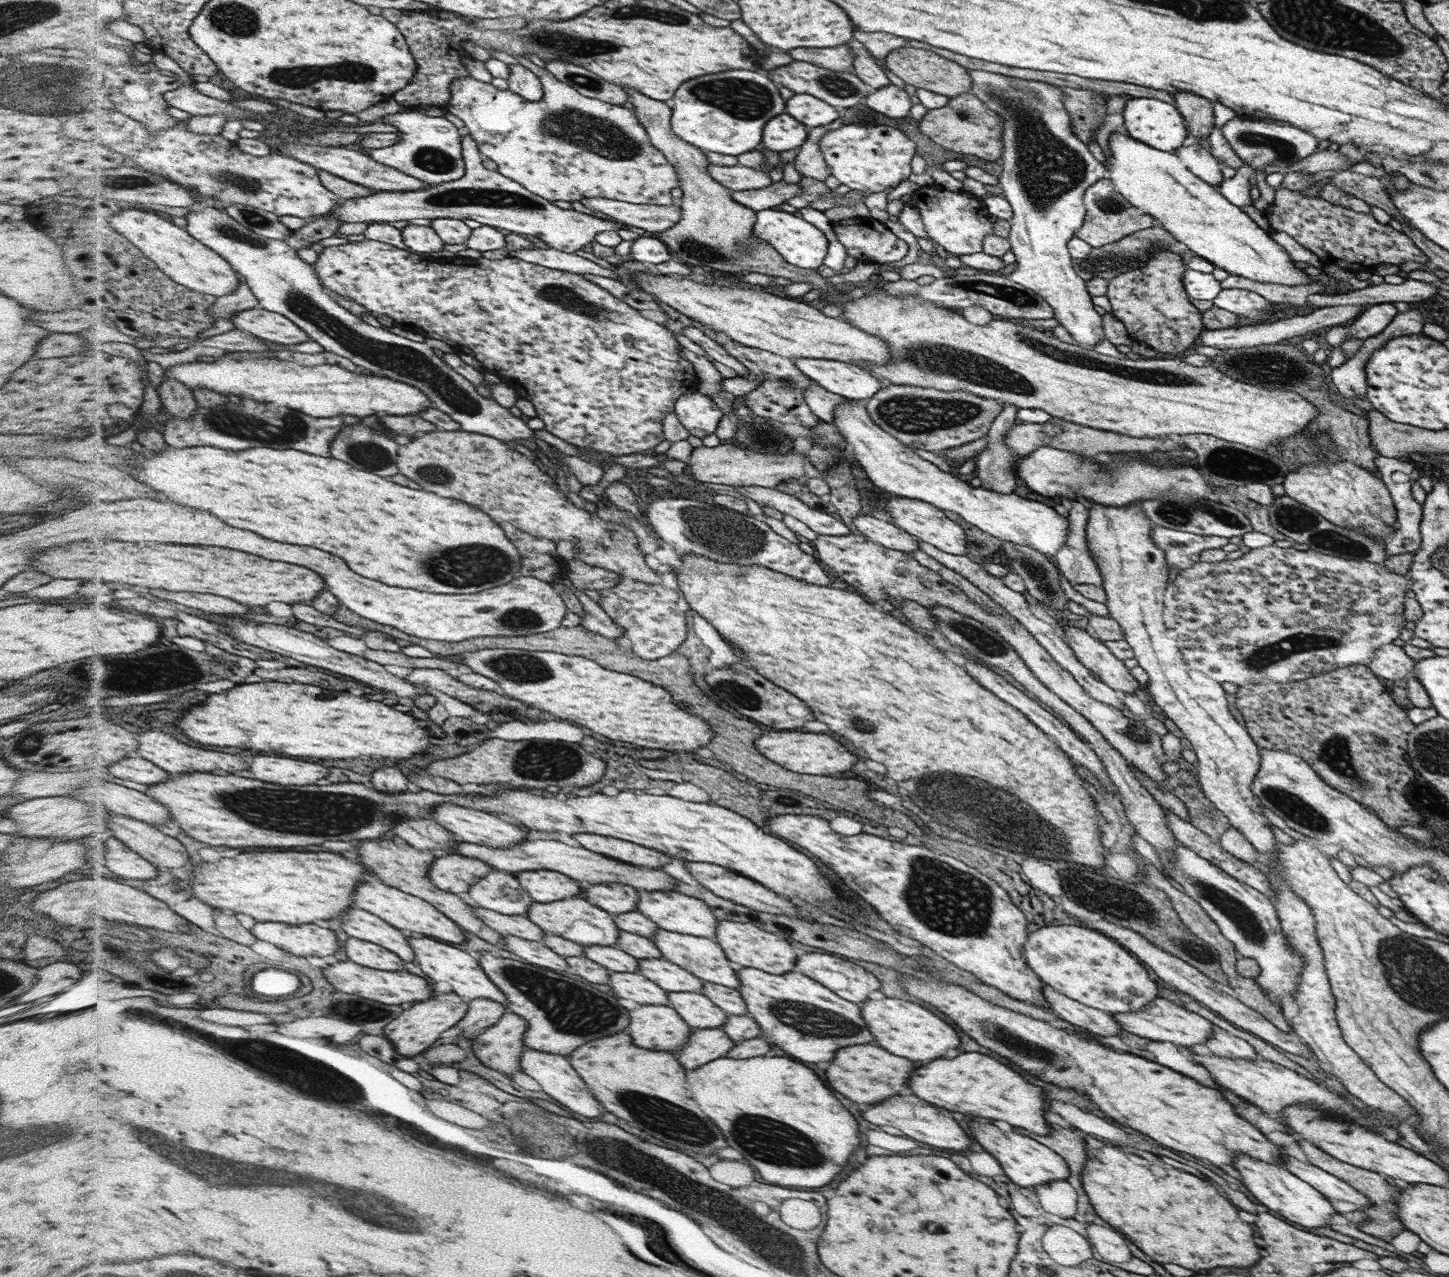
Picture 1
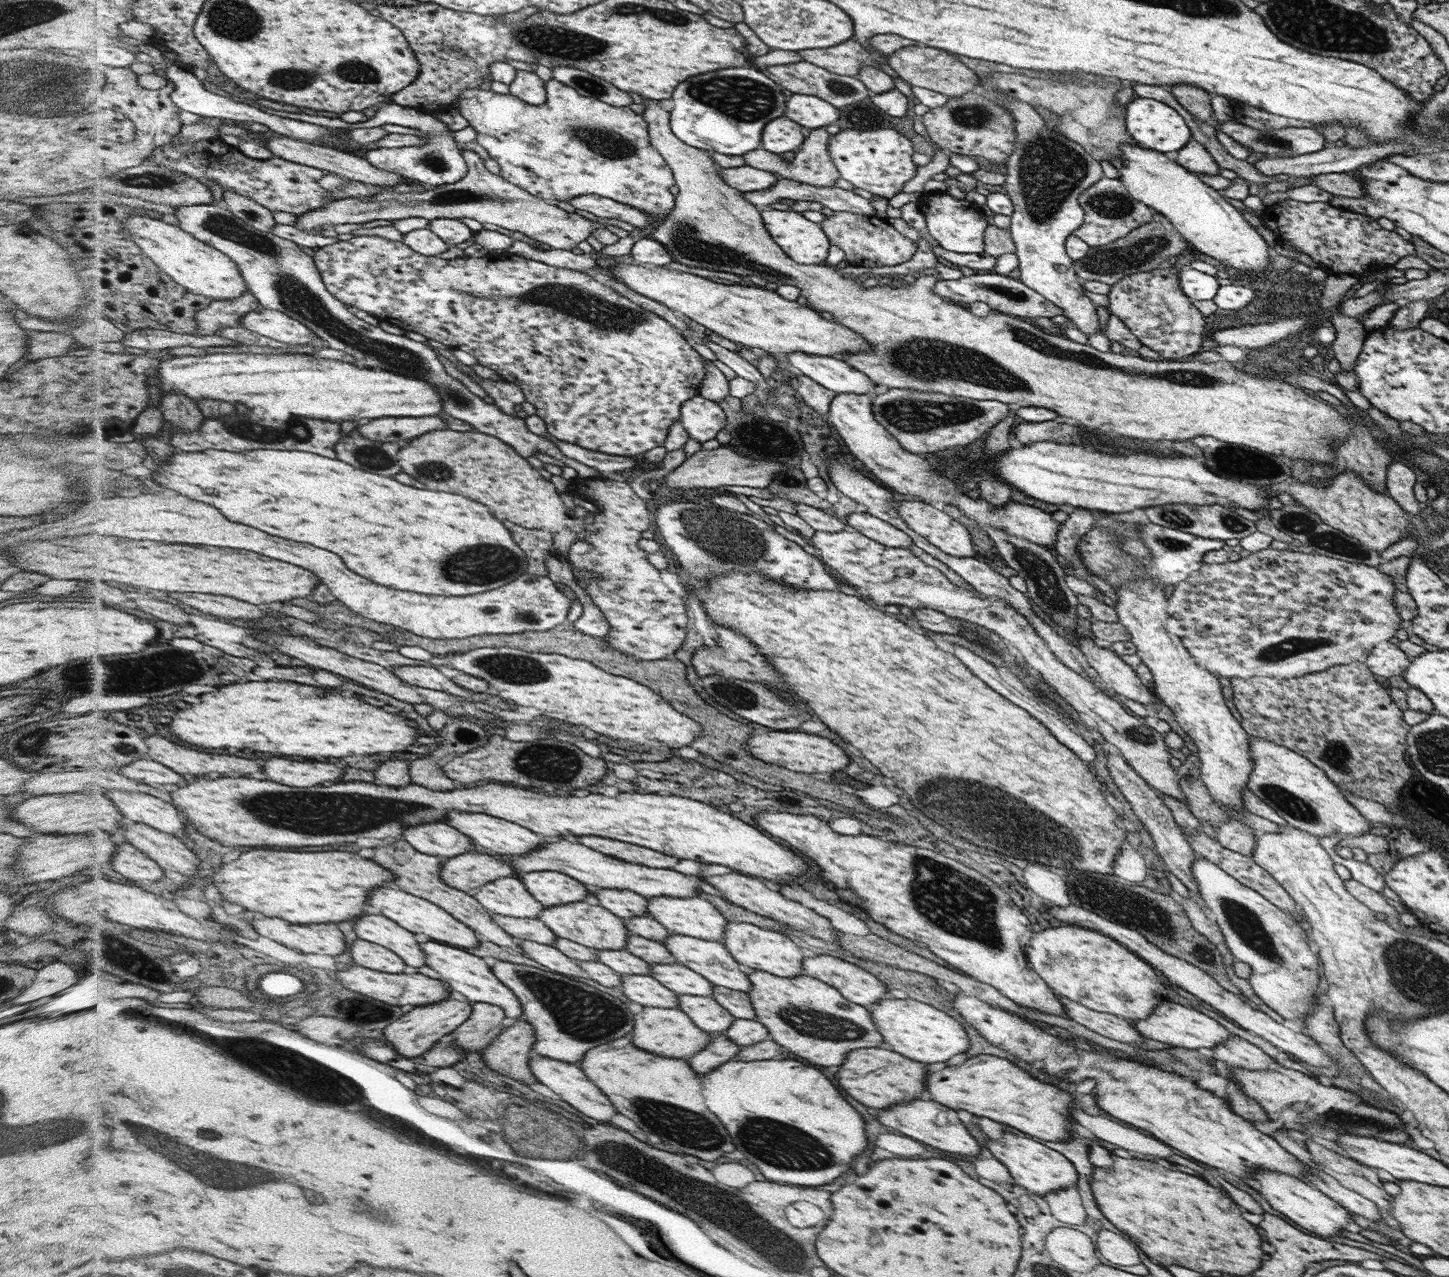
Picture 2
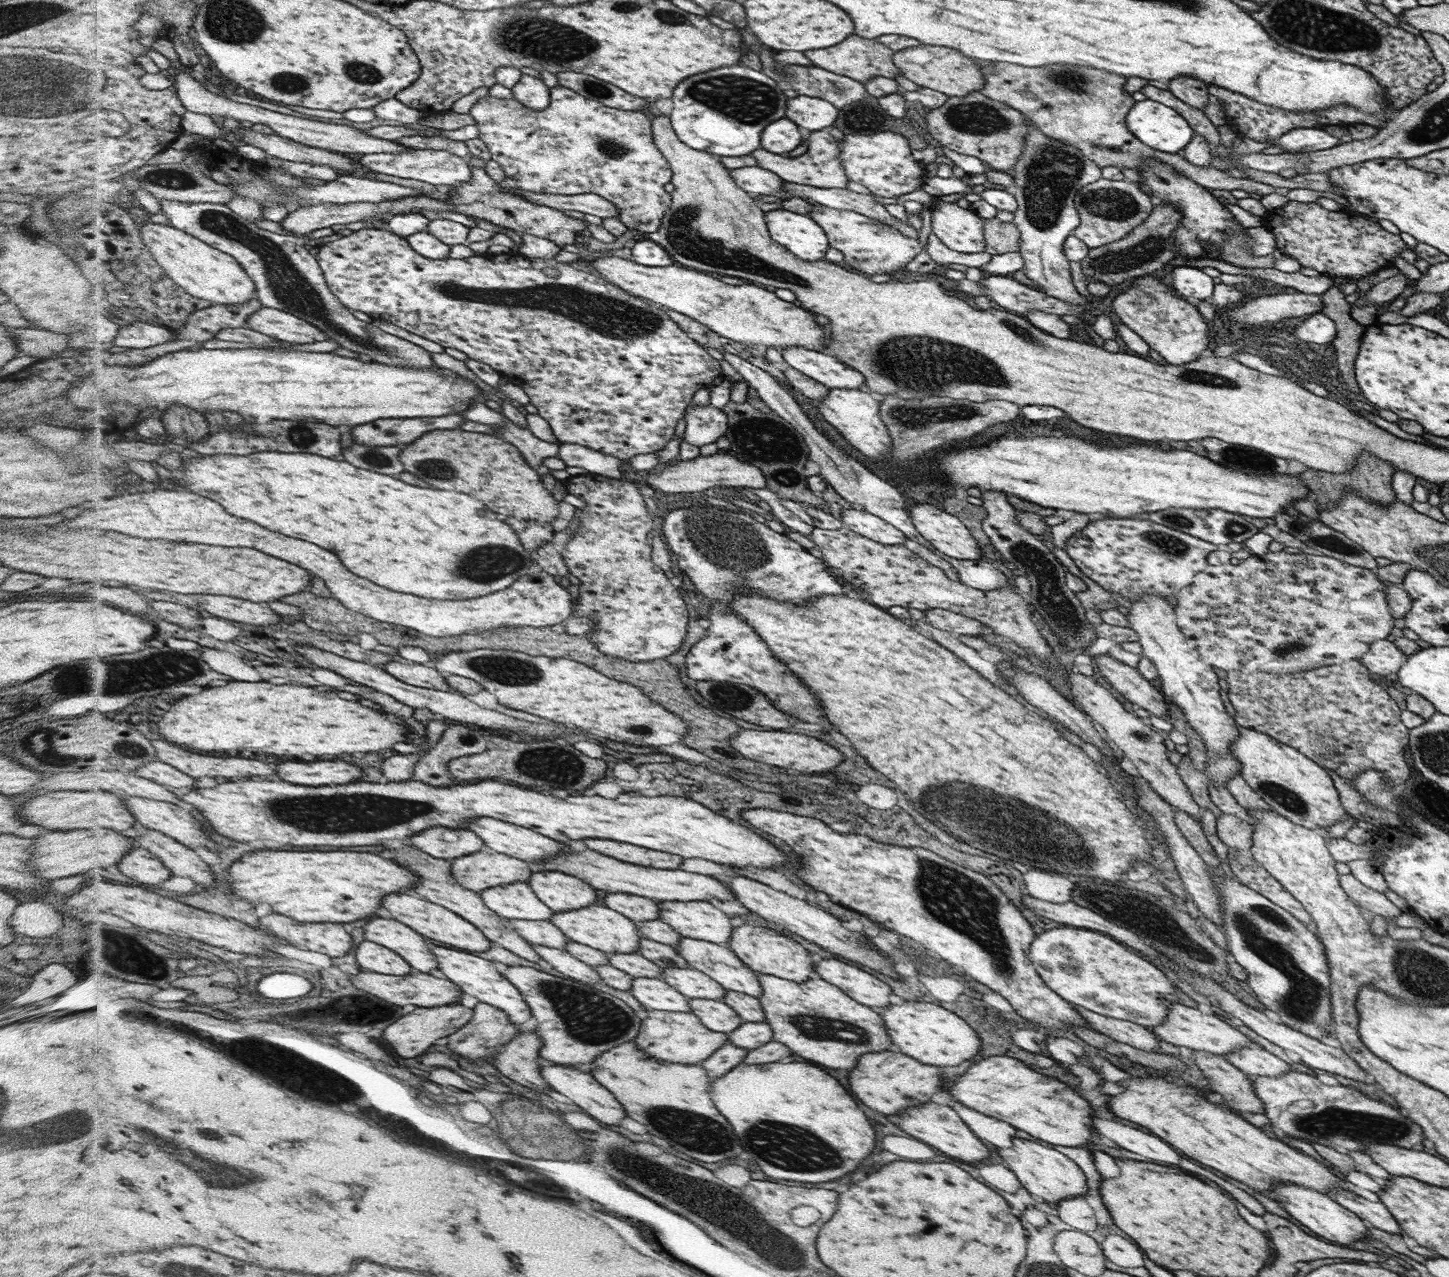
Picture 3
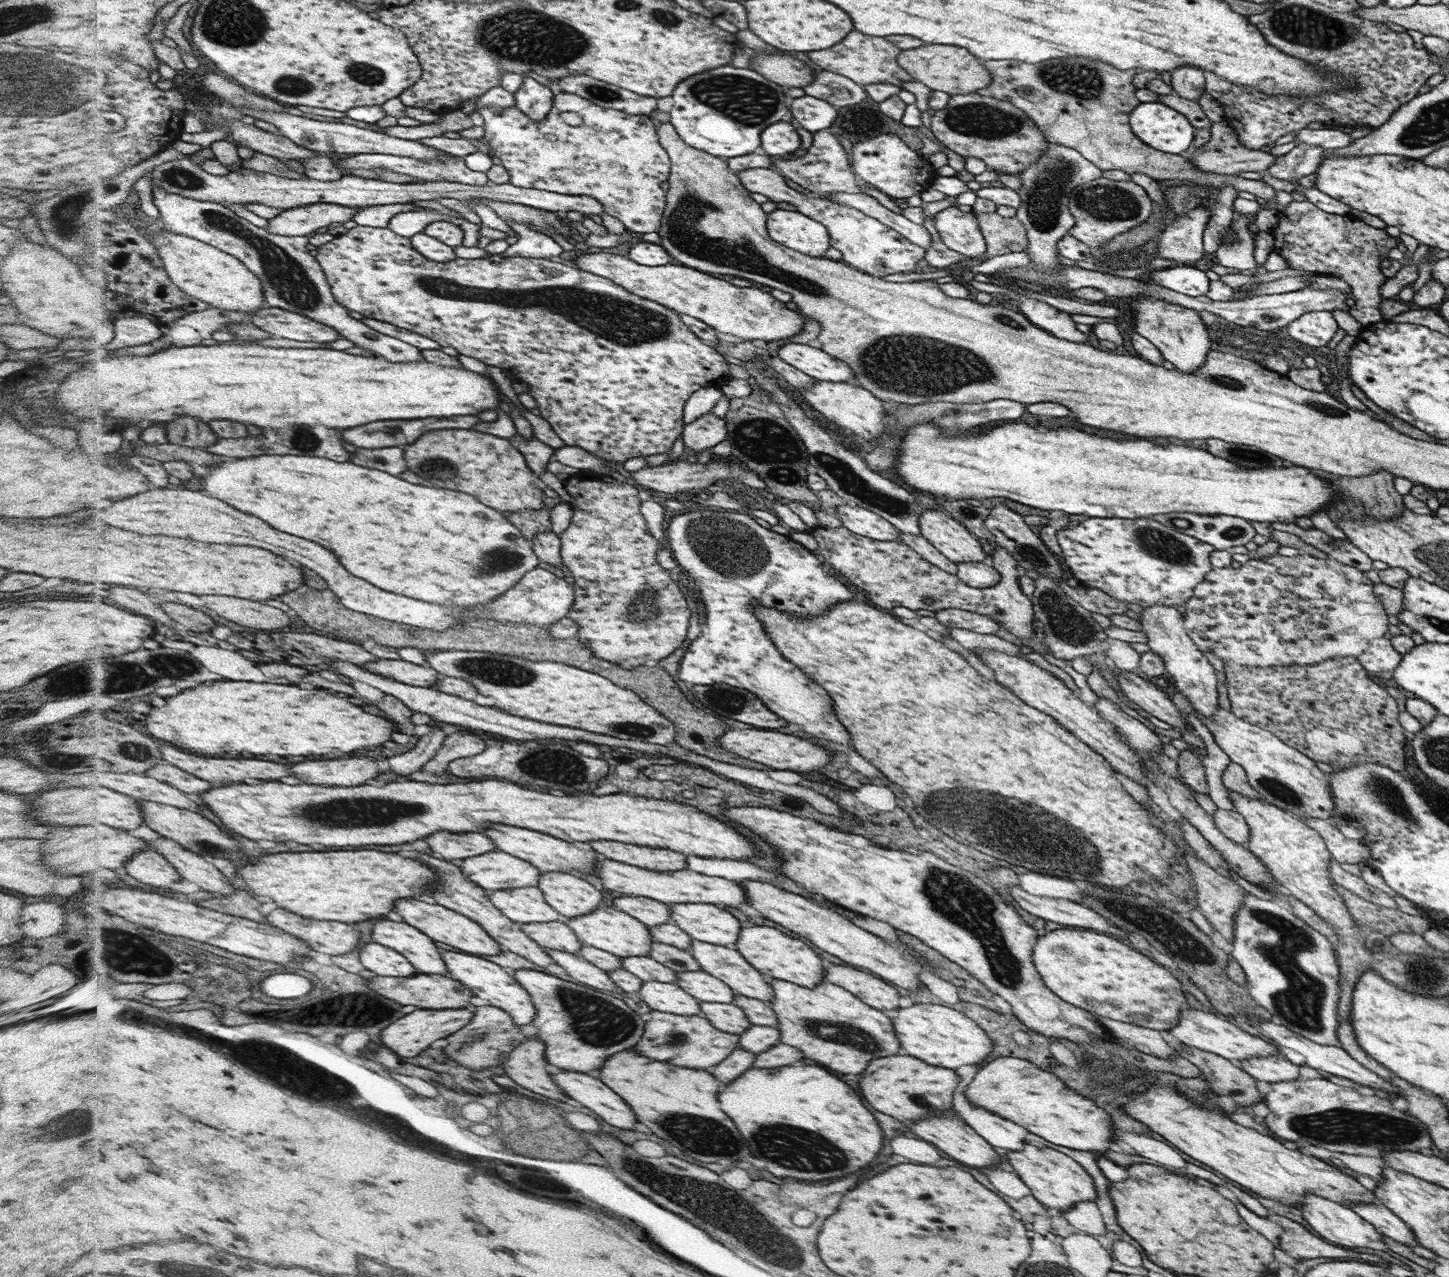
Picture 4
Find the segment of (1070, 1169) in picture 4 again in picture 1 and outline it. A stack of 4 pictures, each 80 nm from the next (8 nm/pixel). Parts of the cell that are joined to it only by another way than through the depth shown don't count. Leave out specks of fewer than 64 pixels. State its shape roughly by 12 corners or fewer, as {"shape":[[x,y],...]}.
{"shape":[[972,1121],[975,1141],[1004,1177],[1033,1190],[1071,1172],[1044,1143]]}

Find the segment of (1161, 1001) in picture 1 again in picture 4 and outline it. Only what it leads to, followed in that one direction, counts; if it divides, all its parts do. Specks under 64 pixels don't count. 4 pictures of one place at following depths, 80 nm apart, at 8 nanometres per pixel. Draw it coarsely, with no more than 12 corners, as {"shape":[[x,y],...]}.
{"shape":[[1187,1007],[1168,1033],[1235,1063],[1280,1047],[1216,1012]]}

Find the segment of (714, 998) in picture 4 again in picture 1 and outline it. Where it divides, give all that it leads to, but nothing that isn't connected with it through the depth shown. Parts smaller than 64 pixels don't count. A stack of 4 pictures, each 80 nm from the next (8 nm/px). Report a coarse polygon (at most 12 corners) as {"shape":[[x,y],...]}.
{"shape":[[640,959],[638,973],[668,993],[701,993],[704,980],[665,959]]}

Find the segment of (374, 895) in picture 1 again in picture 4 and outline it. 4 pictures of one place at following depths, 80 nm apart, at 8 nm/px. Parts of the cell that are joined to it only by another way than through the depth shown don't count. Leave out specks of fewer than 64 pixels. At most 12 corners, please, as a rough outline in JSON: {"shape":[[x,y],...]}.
{"shape":[[402,898],[393,911],[450,949],[504,952],[475,920],[429,899]]}

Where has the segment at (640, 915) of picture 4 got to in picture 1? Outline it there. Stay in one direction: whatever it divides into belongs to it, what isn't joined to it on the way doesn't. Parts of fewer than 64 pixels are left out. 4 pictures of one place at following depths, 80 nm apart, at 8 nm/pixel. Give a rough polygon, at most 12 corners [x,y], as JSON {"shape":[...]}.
{"shape":[[584,881],[588,903],[611,915],[638,911],[638,891],[620,883]]}

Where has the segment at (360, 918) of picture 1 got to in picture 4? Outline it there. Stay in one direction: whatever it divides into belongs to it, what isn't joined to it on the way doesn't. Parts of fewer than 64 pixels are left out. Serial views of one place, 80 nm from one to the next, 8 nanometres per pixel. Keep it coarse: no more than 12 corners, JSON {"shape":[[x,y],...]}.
{"shape":[[380,919],[372,940],[405,956],[420,974],[447,972],[430,936]]}

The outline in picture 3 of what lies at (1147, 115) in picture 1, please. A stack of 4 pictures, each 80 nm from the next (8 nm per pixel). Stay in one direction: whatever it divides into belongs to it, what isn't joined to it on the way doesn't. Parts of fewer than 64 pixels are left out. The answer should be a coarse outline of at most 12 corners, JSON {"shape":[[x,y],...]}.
{"shape":[[1136,101],[1127,126],[1140,142],[1179,153],[1195,132],[1173,108]]}

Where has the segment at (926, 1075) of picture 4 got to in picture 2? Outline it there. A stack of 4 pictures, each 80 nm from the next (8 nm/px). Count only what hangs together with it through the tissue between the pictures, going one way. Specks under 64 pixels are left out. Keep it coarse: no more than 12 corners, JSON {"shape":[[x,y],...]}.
{"shape":[[858,1048],[836,1072],[860,1104],[920,1098],[928,1068],[884,1048]]}

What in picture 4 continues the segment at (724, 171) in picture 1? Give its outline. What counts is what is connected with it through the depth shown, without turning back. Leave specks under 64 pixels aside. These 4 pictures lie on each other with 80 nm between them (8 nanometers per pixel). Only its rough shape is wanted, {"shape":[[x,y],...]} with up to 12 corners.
{"shape":[[739,172],[770,201],[827,227],[841,261],[878,278],[915,272],[925,248],[875,218],[789,183]]}

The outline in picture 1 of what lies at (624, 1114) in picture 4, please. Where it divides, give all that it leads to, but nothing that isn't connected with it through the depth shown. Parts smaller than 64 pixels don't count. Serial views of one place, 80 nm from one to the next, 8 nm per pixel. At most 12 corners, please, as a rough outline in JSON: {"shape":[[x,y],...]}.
{"shape":[[526,1048],[522,1070],[573,1113],[605,1113],[564,1056]]}

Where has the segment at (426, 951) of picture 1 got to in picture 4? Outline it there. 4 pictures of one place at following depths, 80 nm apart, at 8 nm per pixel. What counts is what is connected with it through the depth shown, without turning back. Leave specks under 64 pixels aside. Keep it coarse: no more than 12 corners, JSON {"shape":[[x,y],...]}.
{"shape":[[450,948],[450,978],[505,1010],[518,1026],[534,1020],[531,994],[484,956]]}

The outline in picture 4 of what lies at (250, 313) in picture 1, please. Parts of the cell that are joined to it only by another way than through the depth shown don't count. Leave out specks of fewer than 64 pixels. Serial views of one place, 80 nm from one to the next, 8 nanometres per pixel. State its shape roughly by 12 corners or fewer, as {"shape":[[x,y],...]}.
{"shape":[[266,306],[251,321],[277,338],[336,342],[340,331]]}

